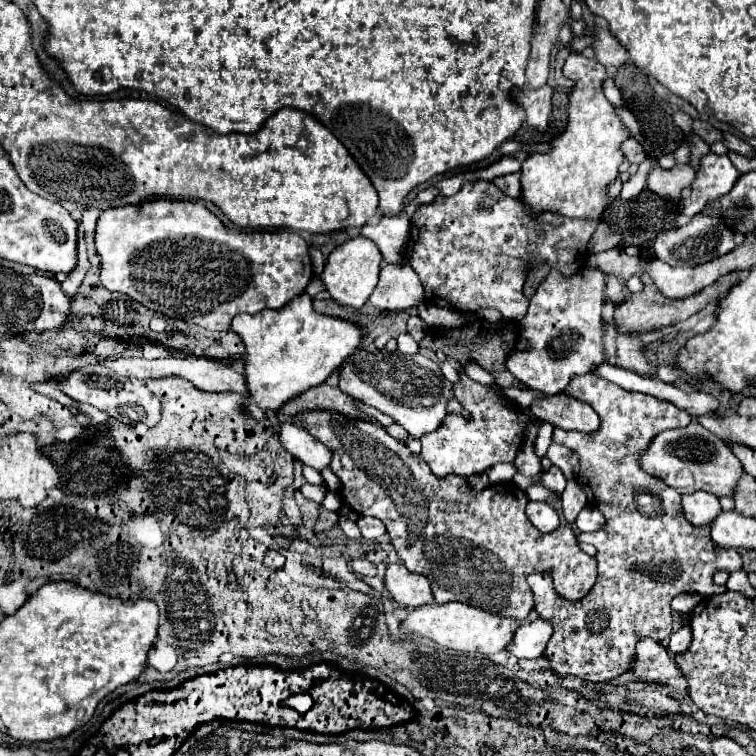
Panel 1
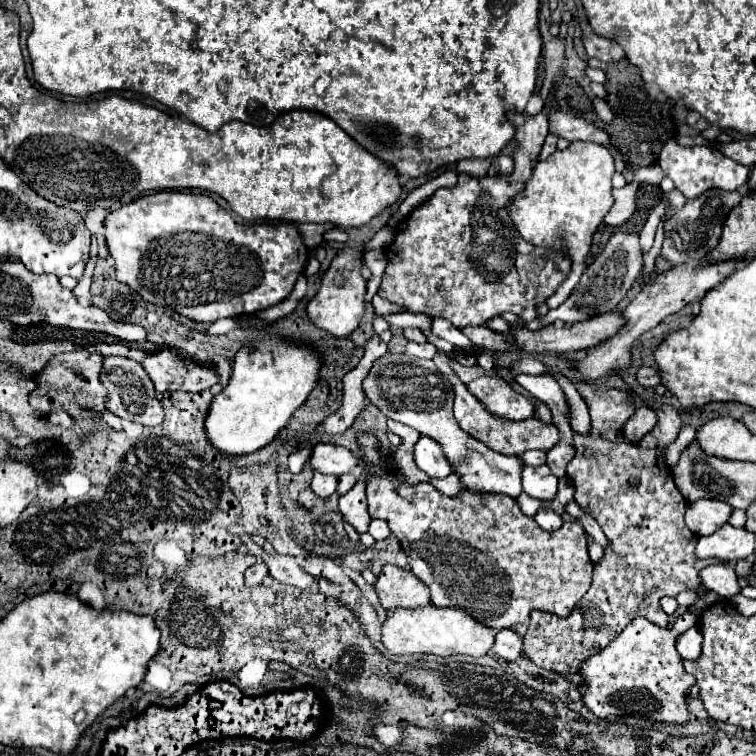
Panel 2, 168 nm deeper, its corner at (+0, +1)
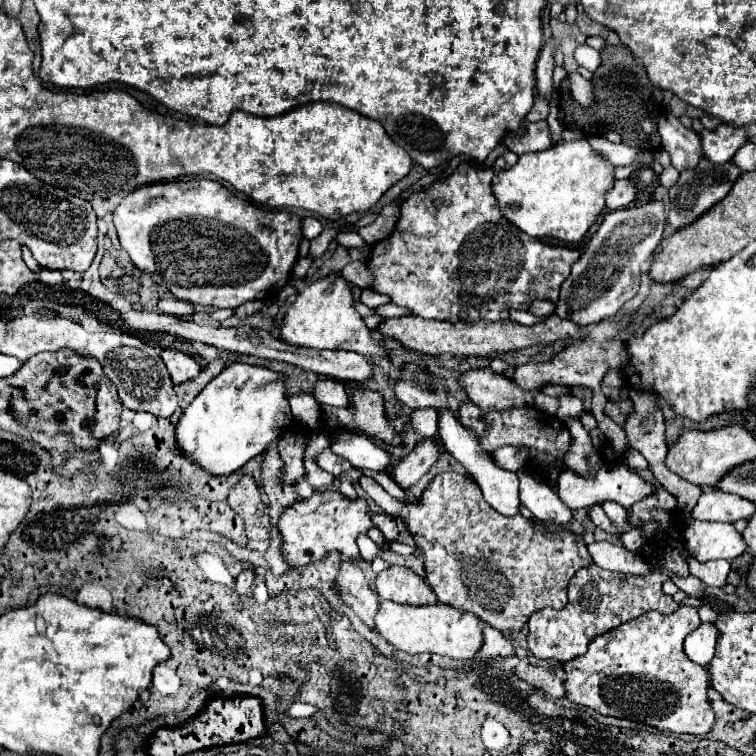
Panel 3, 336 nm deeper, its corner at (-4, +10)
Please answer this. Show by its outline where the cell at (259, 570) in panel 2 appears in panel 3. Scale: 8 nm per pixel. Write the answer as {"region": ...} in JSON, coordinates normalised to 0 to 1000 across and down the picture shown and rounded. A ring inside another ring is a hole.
{"region":[[[323,753],[323,755],[320,755],[315,763],[312,763],[312,784],[325,787],[325,784],[331,782],[331,776],[333,776],[336,763],[339,763],[336,753]]]}

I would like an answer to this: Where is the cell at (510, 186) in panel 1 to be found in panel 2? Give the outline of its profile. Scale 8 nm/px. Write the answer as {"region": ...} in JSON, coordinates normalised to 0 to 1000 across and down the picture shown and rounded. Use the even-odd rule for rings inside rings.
{"region":[[[656,206],[651,212],[651,220],[646,222],[646,230],[656,230],[656,228],[664,228],[664,230],[672,230],[672,225],[677,225],[677,209],[675,206]]]}

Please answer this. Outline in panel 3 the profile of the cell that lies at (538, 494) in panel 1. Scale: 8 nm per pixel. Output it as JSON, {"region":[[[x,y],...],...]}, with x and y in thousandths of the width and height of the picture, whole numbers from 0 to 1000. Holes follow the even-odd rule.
{"region":[[[833,700],[831,705],[825,705],[825,708],[820,708],[817,710],[820,713],[820,718],[828,724],[828,726],[833,726],[833,729],[844,729],[849,721],[852,721],[852,708],[847,705],[847,700]]]}

